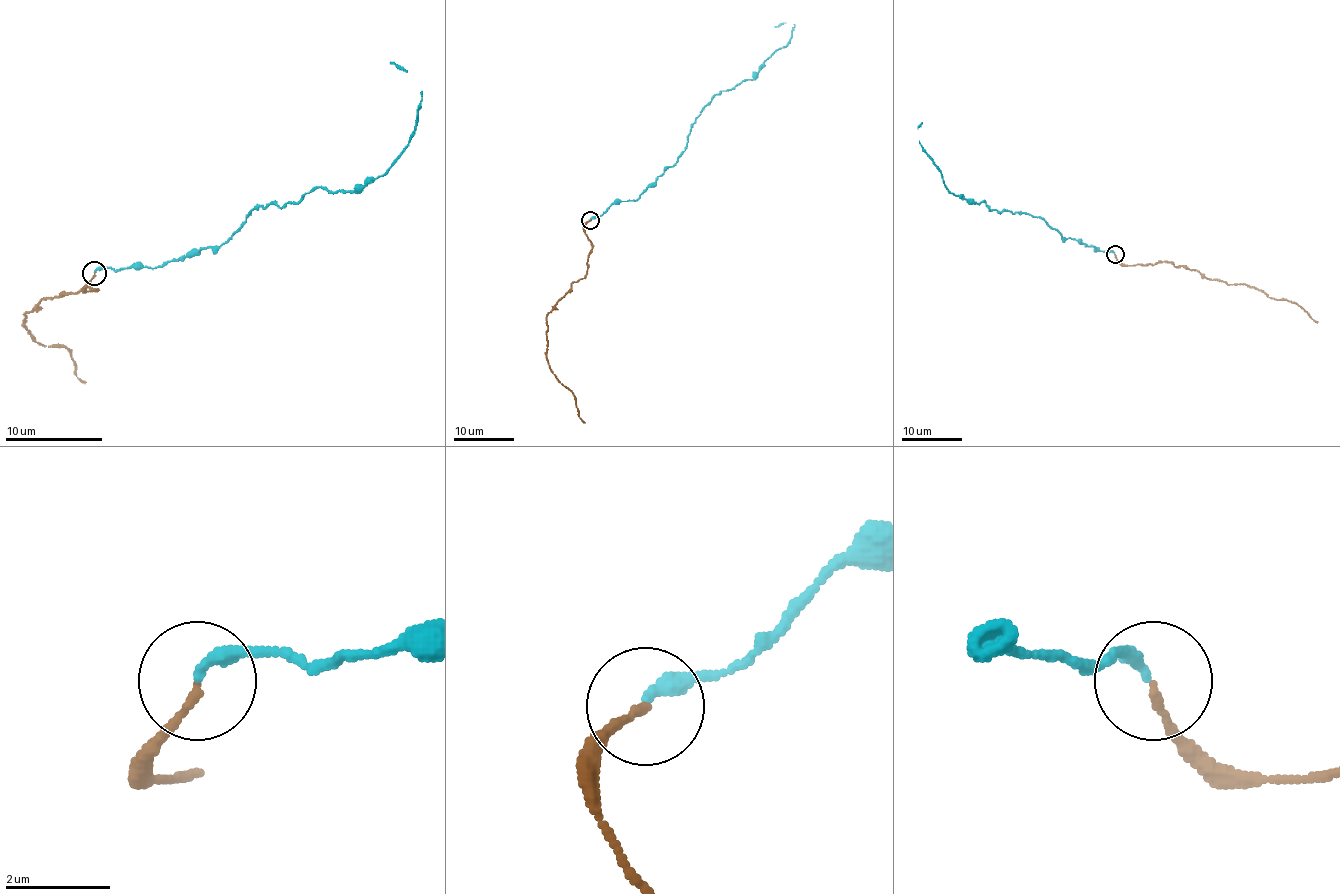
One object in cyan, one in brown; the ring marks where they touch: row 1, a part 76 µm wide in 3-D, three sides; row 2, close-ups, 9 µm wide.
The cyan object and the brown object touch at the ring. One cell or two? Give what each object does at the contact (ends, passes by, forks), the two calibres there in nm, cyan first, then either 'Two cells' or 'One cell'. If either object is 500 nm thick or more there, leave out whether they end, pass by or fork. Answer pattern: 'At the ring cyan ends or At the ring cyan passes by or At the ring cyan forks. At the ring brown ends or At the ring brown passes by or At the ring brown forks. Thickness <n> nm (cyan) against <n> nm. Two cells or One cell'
At the ring cyan ends. At the ring brown ends. Thickness 240 nm (cyan) against 140 nm. One cell

